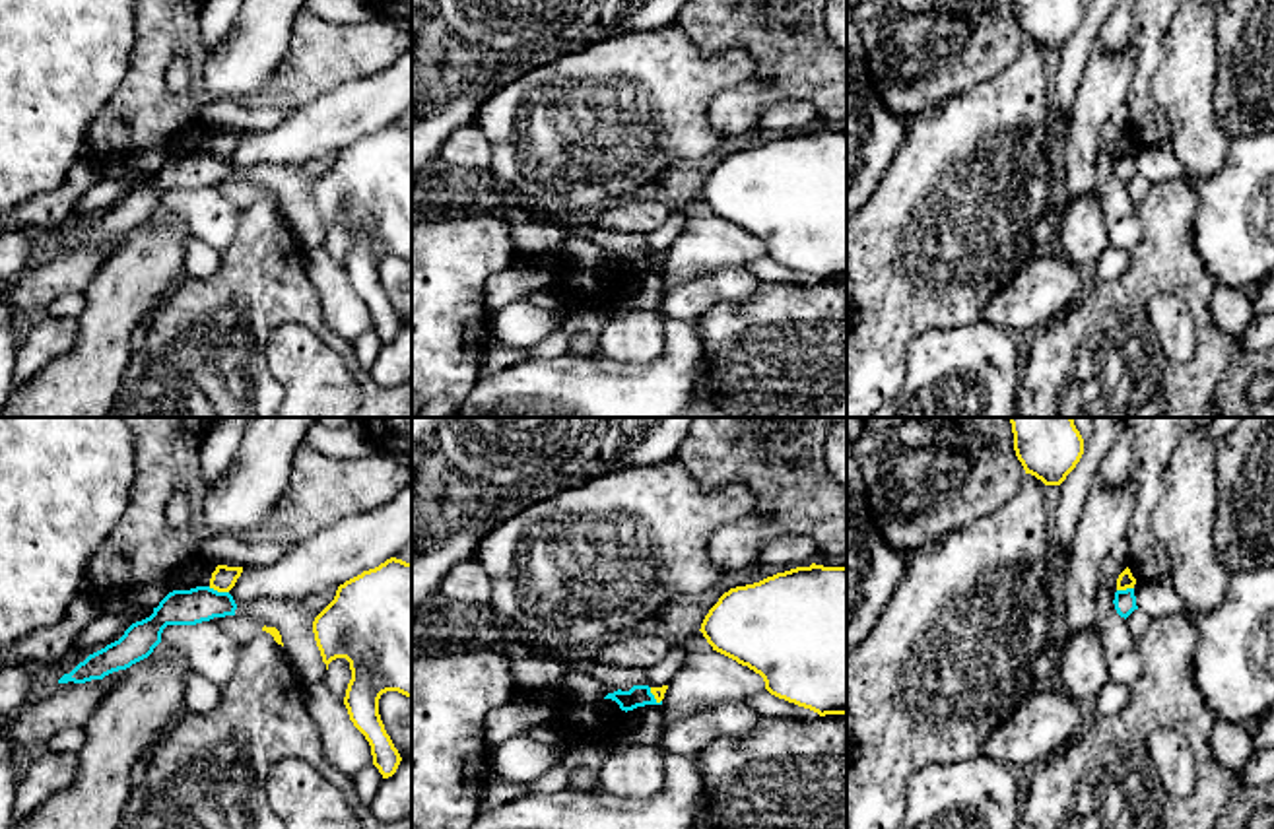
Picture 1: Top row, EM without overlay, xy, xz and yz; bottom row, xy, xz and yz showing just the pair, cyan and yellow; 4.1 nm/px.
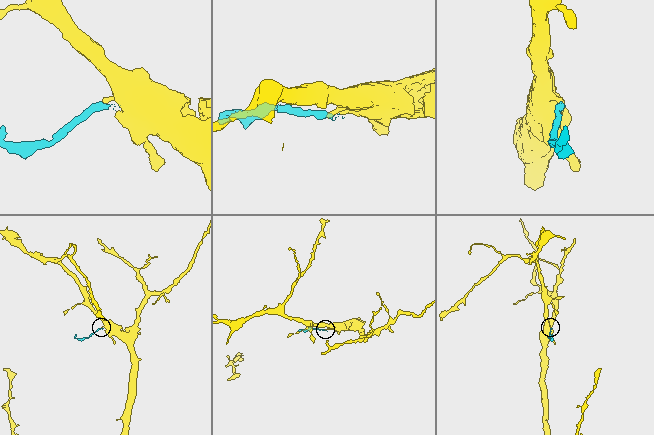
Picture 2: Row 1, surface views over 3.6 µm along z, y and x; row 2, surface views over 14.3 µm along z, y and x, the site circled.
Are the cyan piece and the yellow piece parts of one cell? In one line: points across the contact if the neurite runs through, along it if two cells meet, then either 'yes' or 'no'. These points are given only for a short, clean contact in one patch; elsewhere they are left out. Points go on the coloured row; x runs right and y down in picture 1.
border along xy (208, 587), (228, 593); no

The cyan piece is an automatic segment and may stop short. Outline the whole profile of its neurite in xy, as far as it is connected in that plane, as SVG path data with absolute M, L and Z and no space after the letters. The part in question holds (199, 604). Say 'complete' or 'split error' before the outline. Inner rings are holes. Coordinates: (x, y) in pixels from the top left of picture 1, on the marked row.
complete; M210 586L173 590L153 608L150 617L132 623L118 641L89 654L58 683L85 683L126 670L153 652L167 625L196 625L214 617L235 615L235 610L237 604L229 592L218 592Z

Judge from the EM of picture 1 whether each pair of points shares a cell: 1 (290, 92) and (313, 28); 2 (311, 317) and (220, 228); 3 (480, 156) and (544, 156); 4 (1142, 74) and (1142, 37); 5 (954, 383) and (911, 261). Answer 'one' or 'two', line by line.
1: one
2: two
3: two
4: one
5: two

